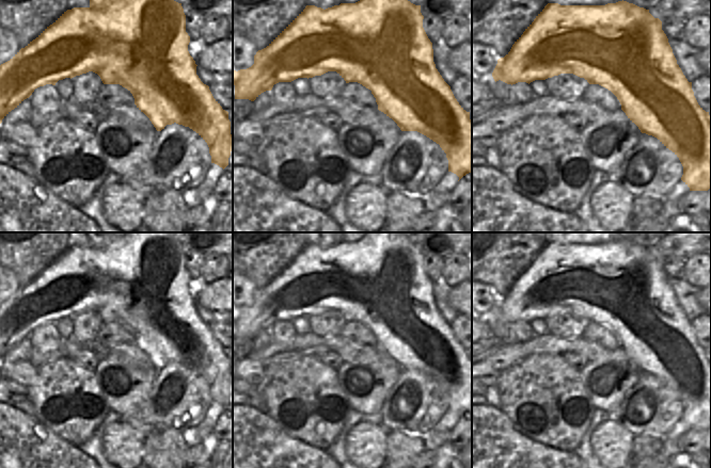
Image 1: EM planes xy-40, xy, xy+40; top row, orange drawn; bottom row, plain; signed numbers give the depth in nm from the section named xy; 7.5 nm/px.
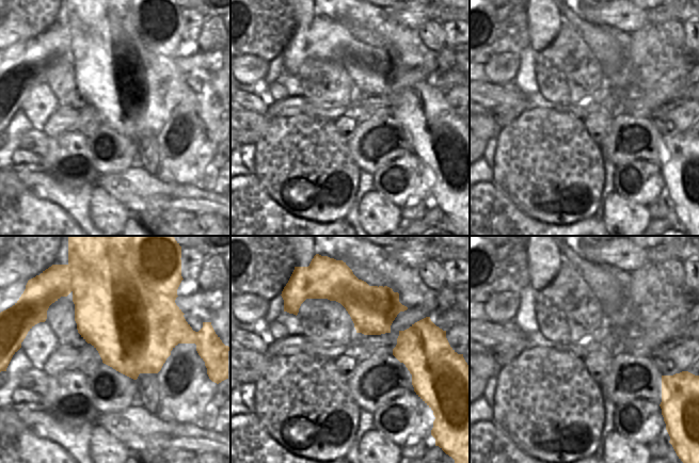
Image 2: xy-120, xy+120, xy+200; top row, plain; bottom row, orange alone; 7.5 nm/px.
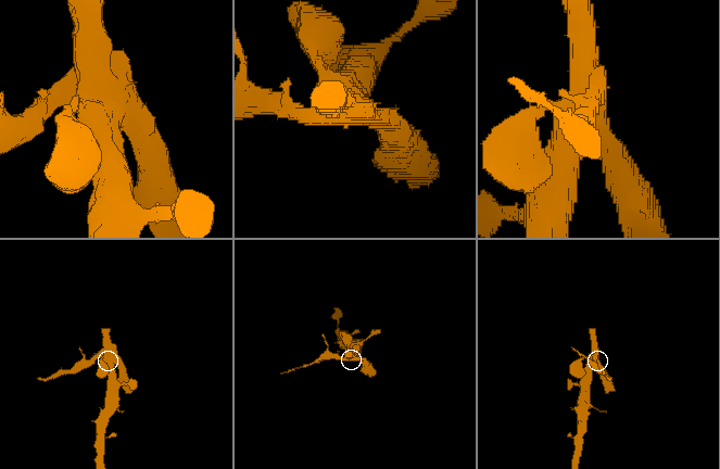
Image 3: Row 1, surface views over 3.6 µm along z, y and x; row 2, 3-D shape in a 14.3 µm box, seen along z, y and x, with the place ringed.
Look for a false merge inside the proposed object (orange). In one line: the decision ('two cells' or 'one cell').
two cells

